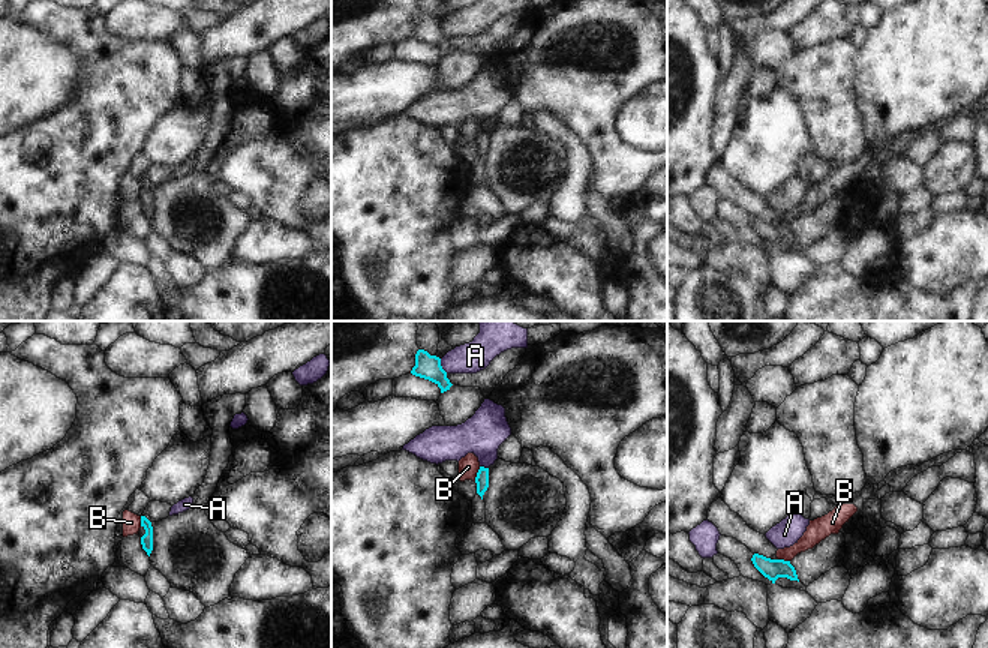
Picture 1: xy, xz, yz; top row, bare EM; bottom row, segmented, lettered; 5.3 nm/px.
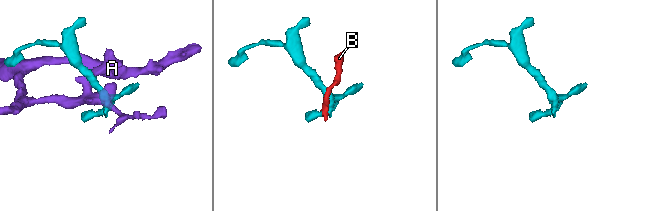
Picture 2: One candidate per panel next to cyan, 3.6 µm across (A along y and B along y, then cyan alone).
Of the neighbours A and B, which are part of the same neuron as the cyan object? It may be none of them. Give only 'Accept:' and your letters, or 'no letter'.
Accept: no letter

